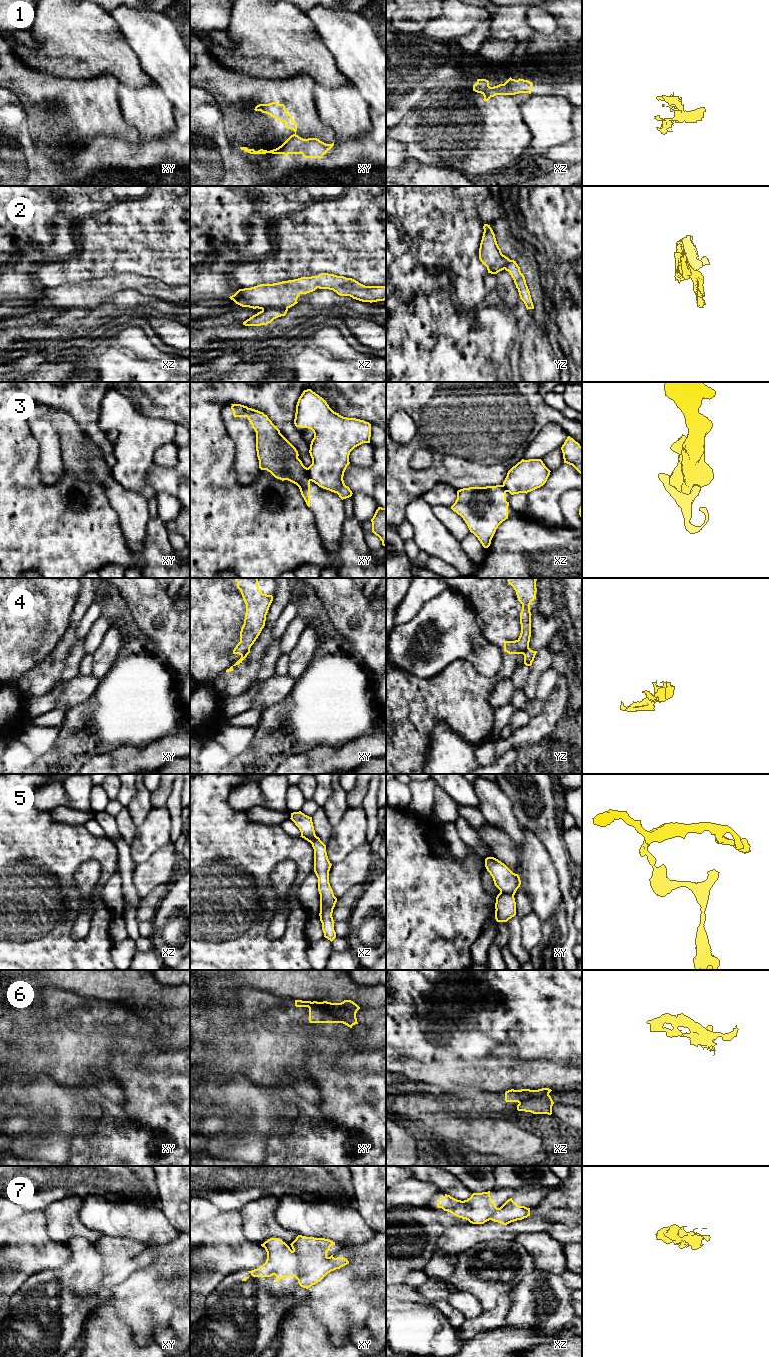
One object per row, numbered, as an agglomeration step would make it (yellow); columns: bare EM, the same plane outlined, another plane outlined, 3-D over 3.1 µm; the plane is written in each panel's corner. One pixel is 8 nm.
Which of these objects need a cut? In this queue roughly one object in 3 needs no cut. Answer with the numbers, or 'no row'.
1, 2, 3, 4, 5, 6, 7

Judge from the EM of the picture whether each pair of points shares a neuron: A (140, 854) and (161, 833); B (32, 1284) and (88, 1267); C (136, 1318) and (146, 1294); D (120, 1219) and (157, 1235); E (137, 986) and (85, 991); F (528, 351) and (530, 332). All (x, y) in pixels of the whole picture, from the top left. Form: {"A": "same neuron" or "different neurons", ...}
{"A": "same neuron", "B": "same neuron", "C": "same neuron", "D": "same neuron", "E": "same neuron", "F": "same neuron"}

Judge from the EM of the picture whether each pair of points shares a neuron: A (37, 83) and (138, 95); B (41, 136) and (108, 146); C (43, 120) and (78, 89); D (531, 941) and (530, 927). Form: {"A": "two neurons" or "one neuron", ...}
{"A": "two neurons", "B": "two neurons", "C": "one neuron", "D": "one neuron"}

